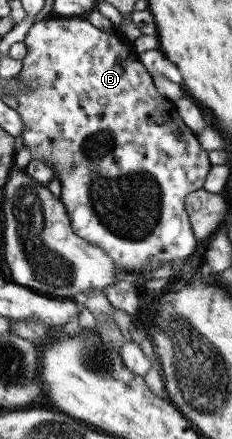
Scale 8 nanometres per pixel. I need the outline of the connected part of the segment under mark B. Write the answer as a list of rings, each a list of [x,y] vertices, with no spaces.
[[[49,17],[37,22],[29,31],[26,39],[29,55],[24,62],[24,71],[20,77],[29,81],[33,88],[21,90],[17,97],[21,106],[19,111],[25,119],[26,128],[23,137],[25,145],[31,149],[32,159],[45,158],[55,166],[57,176],[63,182],[62,199],[72,215],[72,224],[76,232],[85,239],[105,248],[116,259],[119,269],[153,271],[161,265],[175,264],[183,261],[195,251],[197,239],[192,229],[191,217],[187,213],[186,201],[189,194],[203,187],[207,173],[211,169],[208,151],[203,150],[197,135],[179,116],[173,101],[157,92],[148,69],[139,61],[133,41],[111,34],[98,25],[91,23],[87,17]]]

